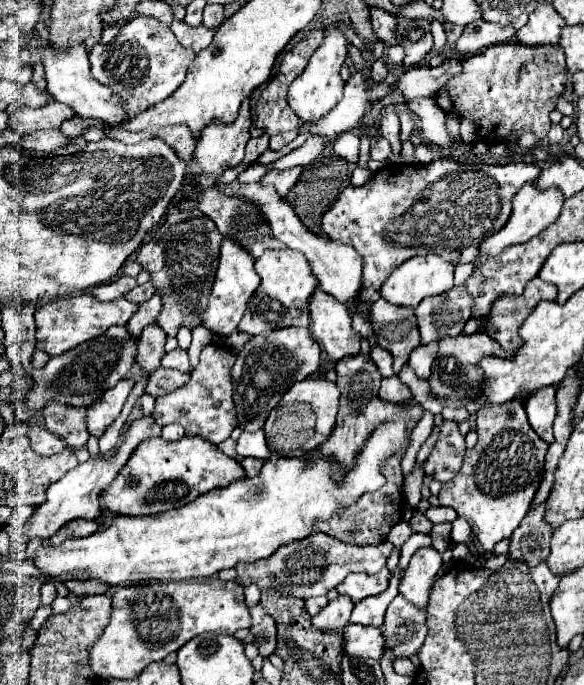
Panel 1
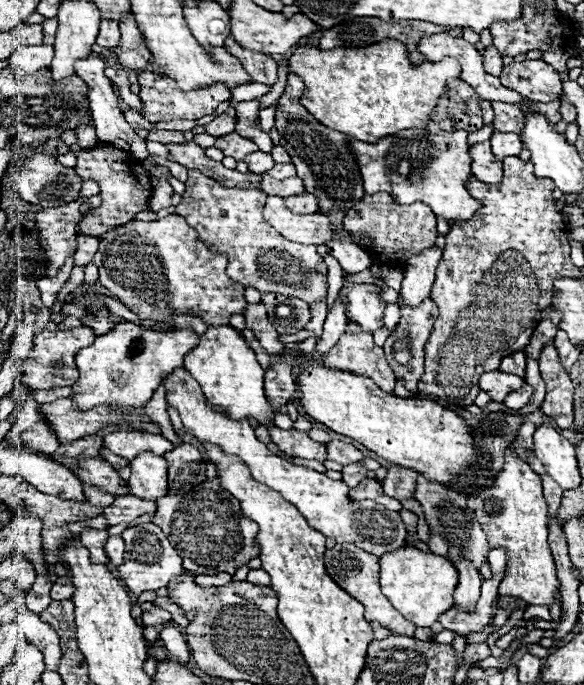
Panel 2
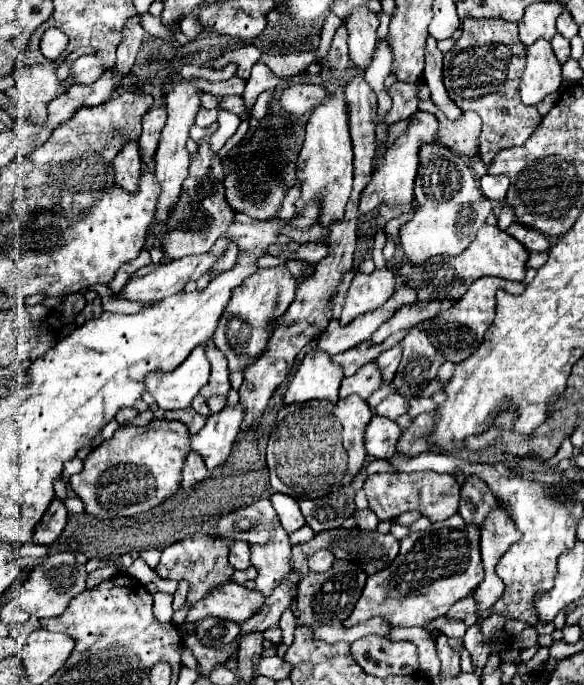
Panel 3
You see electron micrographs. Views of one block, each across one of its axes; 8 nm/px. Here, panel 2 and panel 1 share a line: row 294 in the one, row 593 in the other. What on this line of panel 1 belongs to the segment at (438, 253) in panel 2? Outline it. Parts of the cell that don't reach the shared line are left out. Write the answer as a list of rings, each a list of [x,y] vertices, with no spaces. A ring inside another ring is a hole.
[[[432,546],[416,550],[400,580],[400,594],[418,608],[426,606],[430,590],[434,586],[434,576],[438,574],[440,568],[442,568],[440,552],[436,552]]]

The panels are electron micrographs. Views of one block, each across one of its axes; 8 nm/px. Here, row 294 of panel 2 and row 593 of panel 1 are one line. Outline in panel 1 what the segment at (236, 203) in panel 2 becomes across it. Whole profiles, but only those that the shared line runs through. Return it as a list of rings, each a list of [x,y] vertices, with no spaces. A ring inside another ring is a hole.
[[[312,532],[312,536],[306,536],[304,540],[296,540],[292,544],[280,546],[268,560],[260,560],[254,564],[238,564],[238,582],[242,586],[256,584],[260,590],[264,588],[278,588],[284,586],[286,596],[296,596],[296,598],[312,598],[312,596],[324,596],[328,590],[336,588],[348,572],[378,572],[386,560],[388,554],[392,552],[390,542],[382,542],[378,546],[354,546],[340,542],[328,534],[322,532]]]

